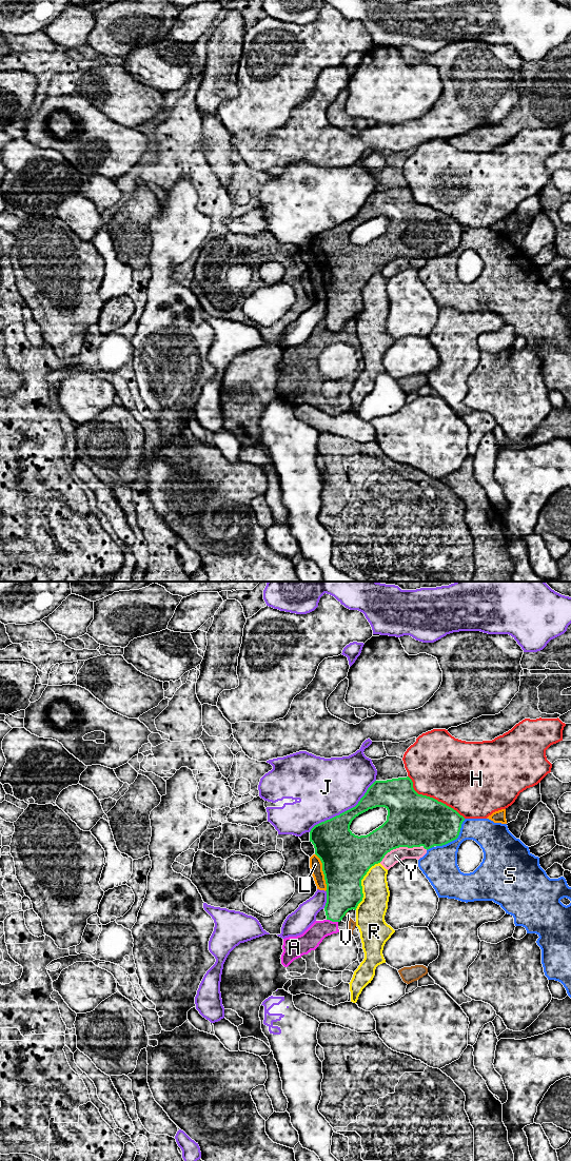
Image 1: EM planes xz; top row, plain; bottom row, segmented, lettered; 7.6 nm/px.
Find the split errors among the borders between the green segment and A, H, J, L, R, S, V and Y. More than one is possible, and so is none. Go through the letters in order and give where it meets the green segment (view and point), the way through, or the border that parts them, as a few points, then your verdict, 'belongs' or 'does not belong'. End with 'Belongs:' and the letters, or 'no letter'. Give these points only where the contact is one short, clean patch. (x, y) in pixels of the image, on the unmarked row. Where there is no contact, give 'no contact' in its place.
A: xz (332, 331) | along xz (327, 329), (337, 332) | does not belong
H: xz (432, 208) | does not belong
J: xz (345, 221) | does not belong
L: xz (323, 282) | does not belong
R: xz (360, 294) | does not belong
S: xz (455, 249) | does not belong
V: xz (346, 322) | along xz (347, 321), (345, 325) | does not belong
Y: xz (398, 257) | does not belong
Belongs: no letter

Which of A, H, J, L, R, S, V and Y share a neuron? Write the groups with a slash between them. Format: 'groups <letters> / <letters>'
groups A V / H / J / L / R / S / Y

